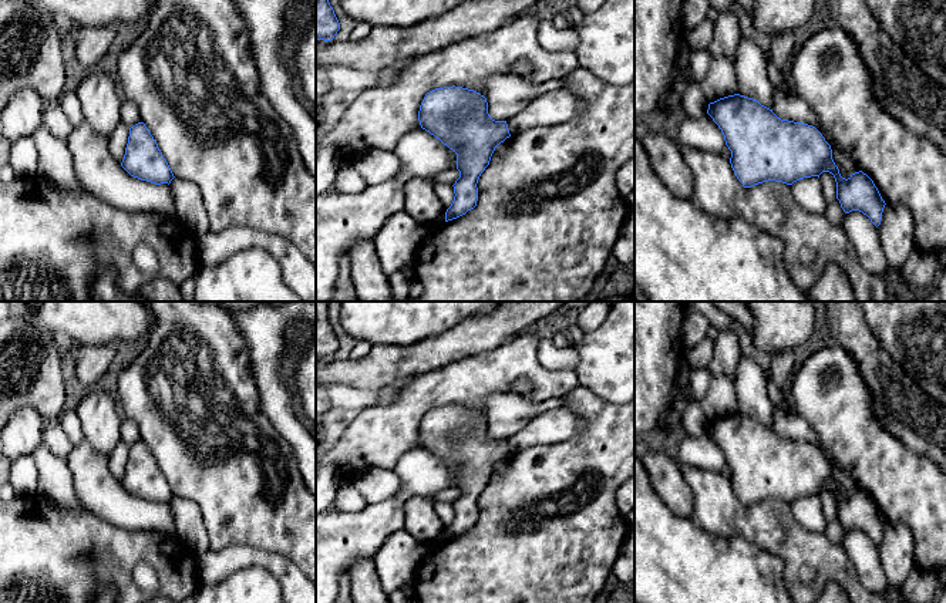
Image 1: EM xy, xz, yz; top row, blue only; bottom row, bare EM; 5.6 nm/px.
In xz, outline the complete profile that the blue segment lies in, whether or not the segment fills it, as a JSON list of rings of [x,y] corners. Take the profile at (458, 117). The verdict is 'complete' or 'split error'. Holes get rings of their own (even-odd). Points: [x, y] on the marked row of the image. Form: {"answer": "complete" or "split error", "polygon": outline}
{"answer": "complete", "polygon": [[[455,85],[427,92],[418,121],[422,129],[457,154],[459,178],[452,185],[455,196],[445,222],[457,219],[477,206],[478,179],[495,148],[511,137],[508,124],[489,117],[484,95]]]}

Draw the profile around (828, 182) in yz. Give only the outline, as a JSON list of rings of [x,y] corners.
[[[822,172],[819,175],[819,181],[822,183],[822,195],[827,203],[831,201],[835,201],[836,199],[836,182],[835,182],[834,175],[829,172]]]

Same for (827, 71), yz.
[[[829,21],[797,47],[791,61],[795,97],[808,104],[836,146],[873,181],[886,205],[902,203],[909,209],[916,249],[945,253],[946,155],[930,139],[912,134],[878,102],[855,40]]]

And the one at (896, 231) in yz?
[[[902,203],[885,205],[878,236],[888,269],[896,270],[903,266],[916,249],[909,209]]]

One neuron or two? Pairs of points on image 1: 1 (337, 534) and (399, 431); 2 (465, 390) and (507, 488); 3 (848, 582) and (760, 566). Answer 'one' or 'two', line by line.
1: two
2: two
3: two

